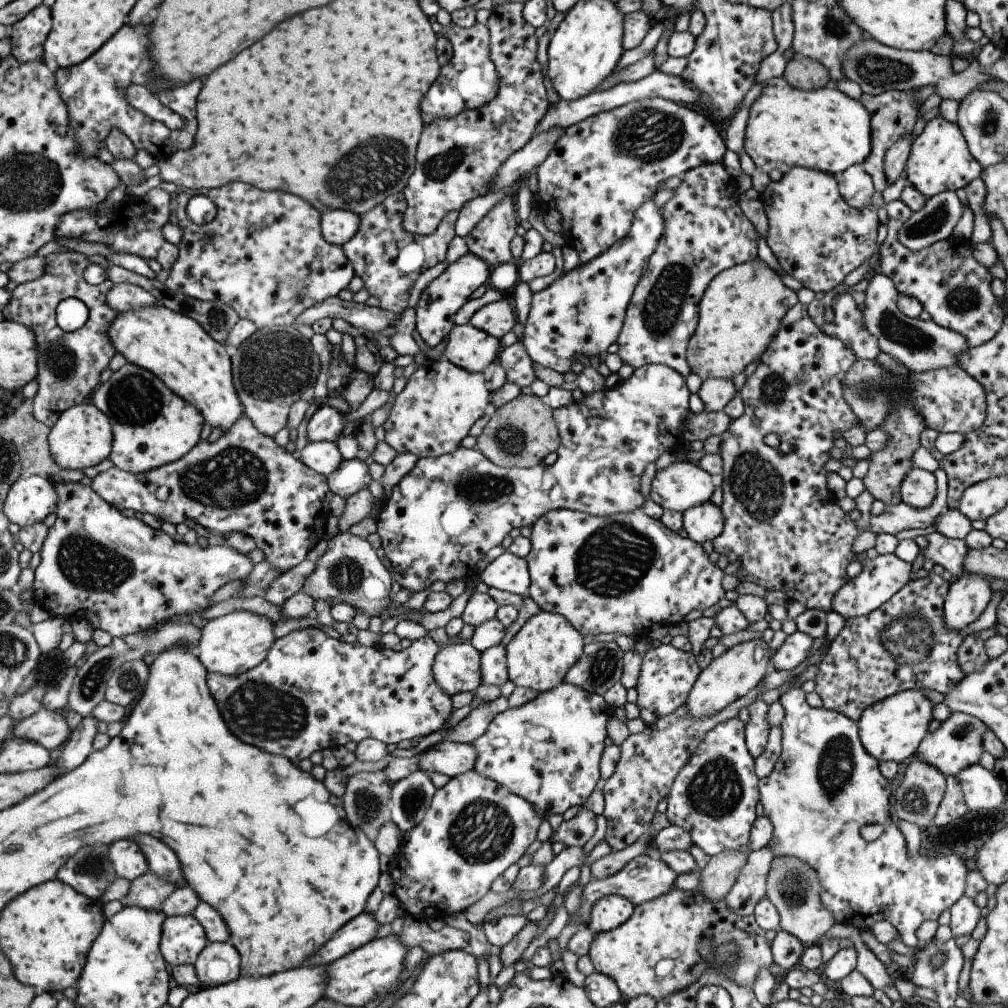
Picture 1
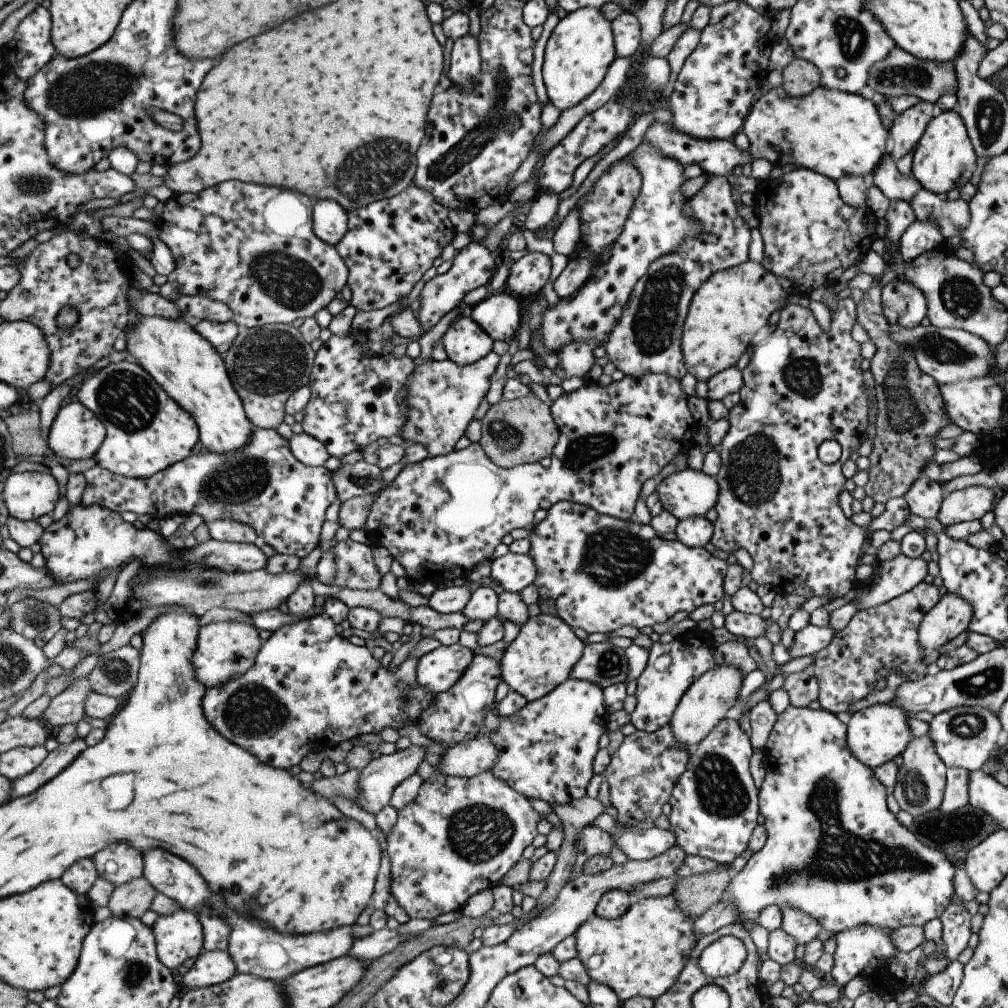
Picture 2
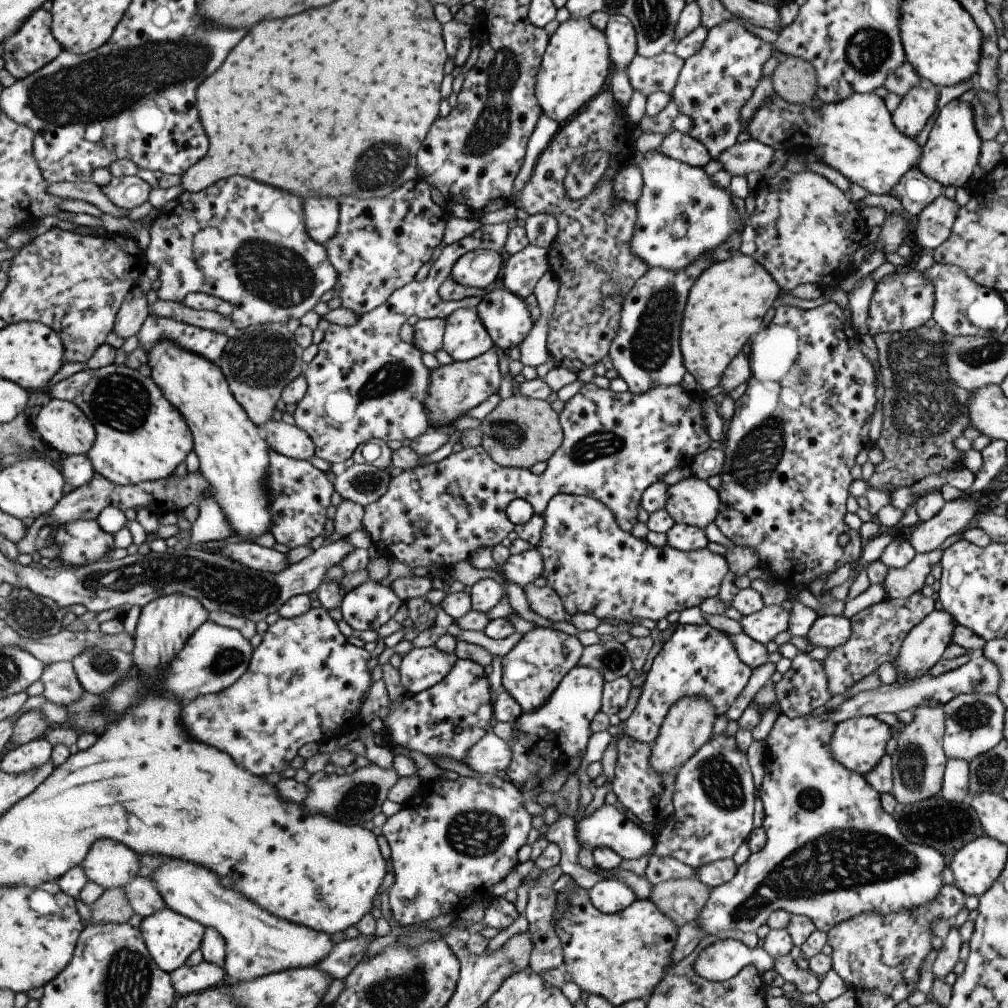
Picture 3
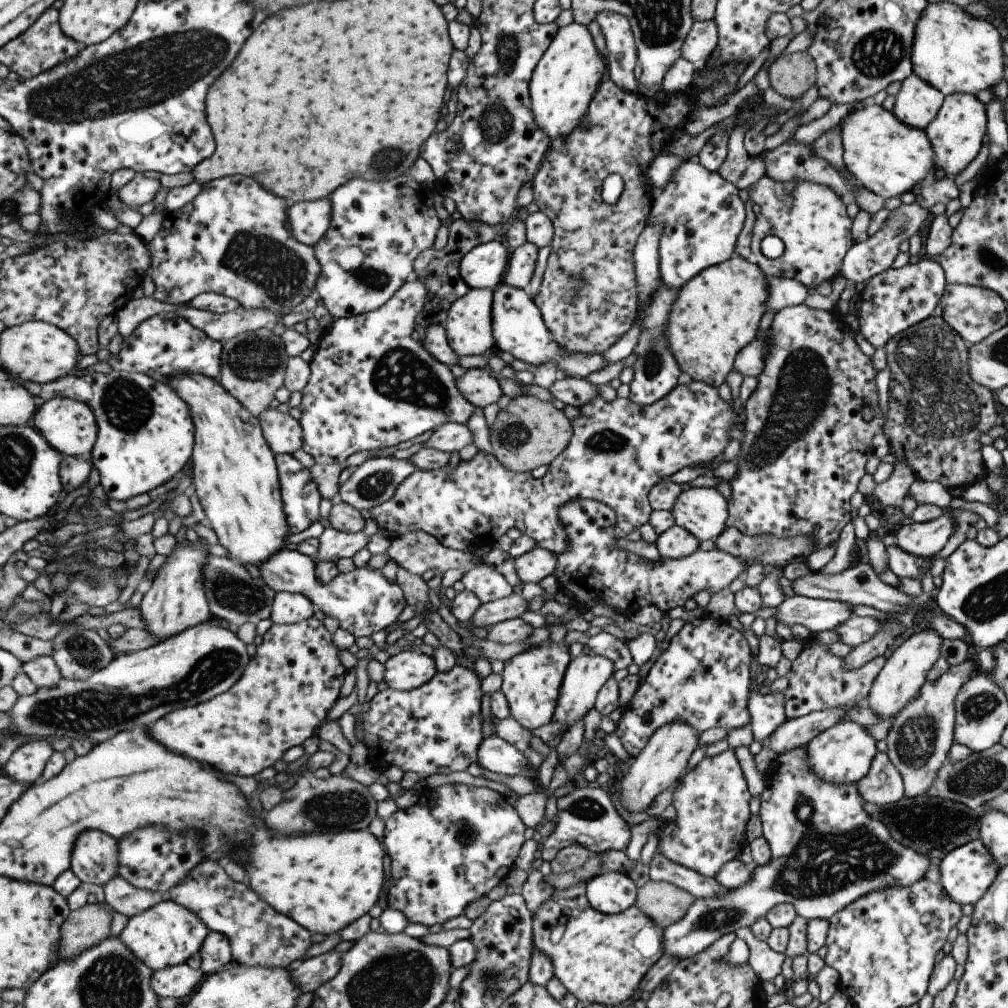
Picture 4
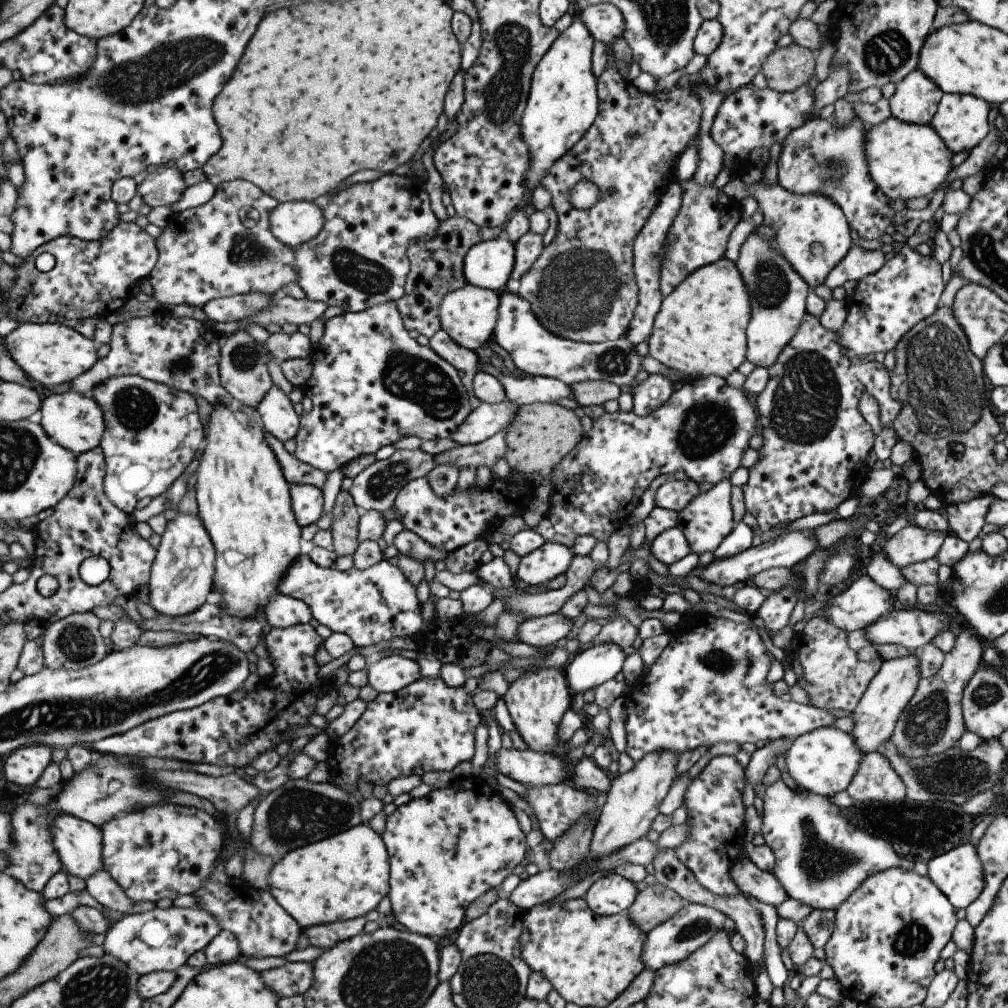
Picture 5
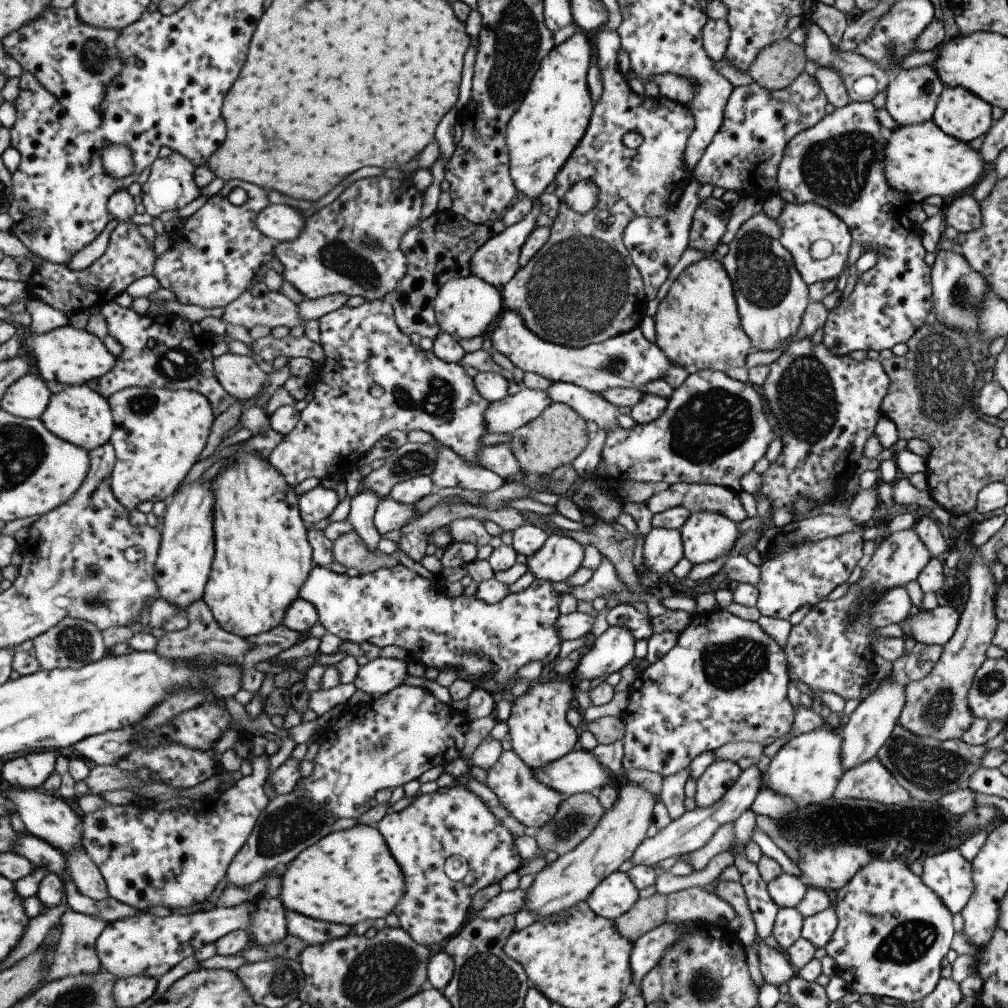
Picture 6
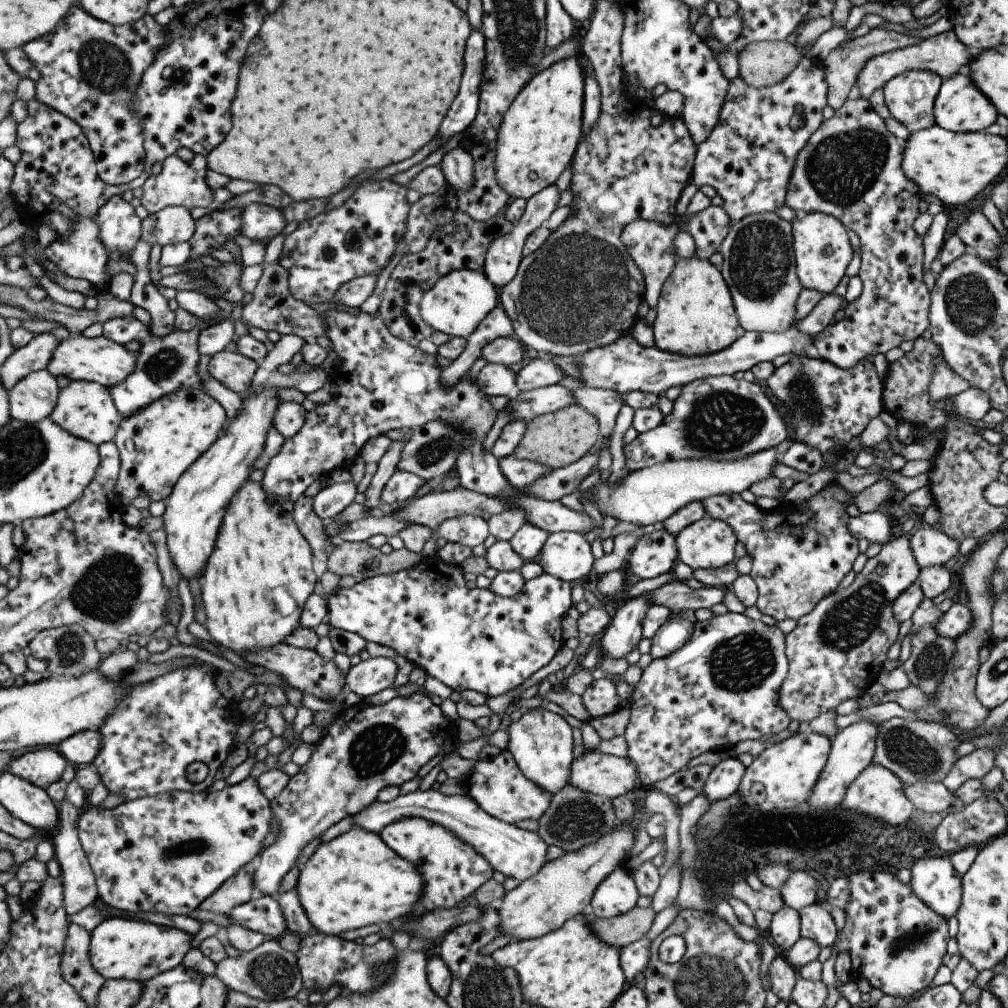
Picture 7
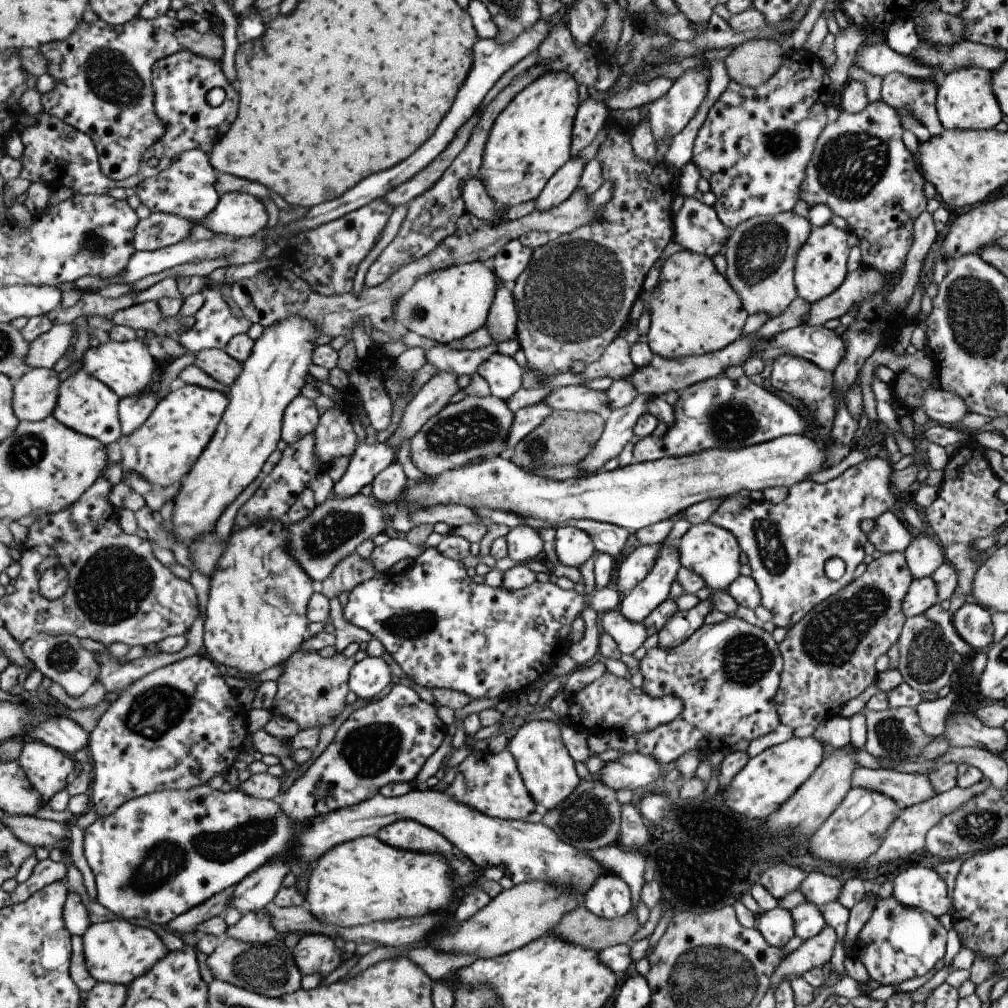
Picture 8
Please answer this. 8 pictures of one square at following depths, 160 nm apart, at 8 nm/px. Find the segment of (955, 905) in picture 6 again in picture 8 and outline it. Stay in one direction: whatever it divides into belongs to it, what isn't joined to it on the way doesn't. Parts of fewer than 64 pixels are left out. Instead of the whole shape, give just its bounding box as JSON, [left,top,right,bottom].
[891,865,952,918]

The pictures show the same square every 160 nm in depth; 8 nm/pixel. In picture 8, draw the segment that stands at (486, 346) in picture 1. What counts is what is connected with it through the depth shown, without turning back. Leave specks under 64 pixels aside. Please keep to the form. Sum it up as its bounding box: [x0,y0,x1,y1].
[394,261,499,345]

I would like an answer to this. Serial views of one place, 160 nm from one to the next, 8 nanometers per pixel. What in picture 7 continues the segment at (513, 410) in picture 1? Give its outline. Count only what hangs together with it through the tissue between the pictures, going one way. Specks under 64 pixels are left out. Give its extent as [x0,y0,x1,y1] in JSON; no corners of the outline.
[512,404,599,470]

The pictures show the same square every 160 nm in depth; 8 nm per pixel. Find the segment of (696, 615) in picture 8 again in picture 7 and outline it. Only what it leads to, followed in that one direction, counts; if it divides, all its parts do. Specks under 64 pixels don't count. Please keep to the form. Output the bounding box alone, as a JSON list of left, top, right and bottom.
[650,616,693,658]

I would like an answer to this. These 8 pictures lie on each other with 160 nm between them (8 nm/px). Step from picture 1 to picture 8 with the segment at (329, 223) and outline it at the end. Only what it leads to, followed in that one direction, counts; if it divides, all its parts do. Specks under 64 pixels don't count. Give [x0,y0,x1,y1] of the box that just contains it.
[201,193,267,239]

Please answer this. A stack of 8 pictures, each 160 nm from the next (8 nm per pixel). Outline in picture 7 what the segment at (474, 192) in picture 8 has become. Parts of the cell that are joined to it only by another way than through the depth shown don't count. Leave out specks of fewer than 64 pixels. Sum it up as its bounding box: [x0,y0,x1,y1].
[438,147,473,191]

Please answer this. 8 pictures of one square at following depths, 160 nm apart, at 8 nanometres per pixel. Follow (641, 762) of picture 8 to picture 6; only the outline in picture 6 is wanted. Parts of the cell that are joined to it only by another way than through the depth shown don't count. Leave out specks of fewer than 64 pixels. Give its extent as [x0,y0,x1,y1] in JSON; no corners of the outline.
[531,749,609,796]

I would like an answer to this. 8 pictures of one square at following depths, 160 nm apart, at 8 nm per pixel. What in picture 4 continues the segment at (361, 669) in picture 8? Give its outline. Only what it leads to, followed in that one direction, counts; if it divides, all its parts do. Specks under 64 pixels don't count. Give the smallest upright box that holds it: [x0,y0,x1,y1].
[383,650,436,691]

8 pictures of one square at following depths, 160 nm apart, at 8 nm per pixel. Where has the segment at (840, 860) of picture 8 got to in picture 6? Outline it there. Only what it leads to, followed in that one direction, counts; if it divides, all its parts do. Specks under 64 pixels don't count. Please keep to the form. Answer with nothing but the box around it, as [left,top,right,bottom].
[832,758,910,806]

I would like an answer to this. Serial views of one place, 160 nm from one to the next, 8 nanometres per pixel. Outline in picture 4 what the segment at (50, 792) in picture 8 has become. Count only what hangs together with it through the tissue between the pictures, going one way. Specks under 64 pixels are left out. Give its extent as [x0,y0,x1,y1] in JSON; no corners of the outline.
[4,739,55,783]

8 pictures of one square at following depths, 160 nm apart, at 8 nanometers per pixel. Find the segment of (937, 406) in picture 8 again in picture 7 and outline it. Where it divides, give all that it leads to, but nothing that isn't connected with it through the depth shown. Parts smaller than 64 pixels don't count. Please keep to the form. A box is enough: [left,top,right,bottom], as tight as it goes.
[948,387,990,420]

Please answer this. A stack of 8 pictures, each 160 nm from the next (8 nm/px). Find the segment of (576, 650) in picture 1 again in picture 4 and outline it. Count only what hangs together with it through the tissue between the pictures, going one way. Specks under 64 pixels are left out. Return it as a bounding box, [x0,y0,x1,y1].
[500,639,571,731]

